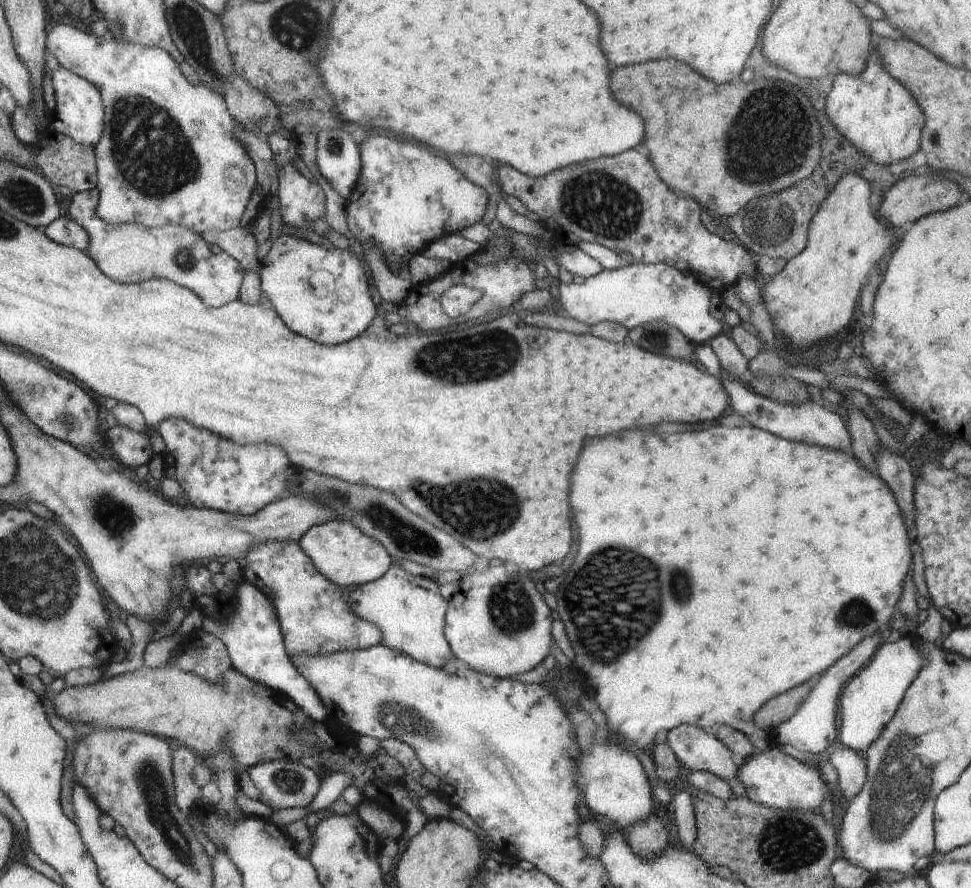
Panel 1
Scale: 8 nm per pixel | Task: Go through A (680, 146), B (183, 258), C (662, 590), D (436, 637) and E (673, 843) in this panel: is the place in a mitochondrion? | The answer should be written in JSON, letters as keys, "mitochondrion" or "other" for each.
{"A":"other","B":"mitochondrion","C":"mitochondrion","D":"other","E":"other"}

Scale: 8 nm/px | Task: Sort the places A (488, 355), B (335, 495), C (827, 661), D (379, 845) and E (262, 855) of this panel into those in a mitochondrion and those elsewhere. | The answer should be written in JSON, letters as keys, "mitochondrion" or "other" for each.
{"A":"mitochondrion","B":"mitochondrion","C":"other","D":"other","E":"other"}

